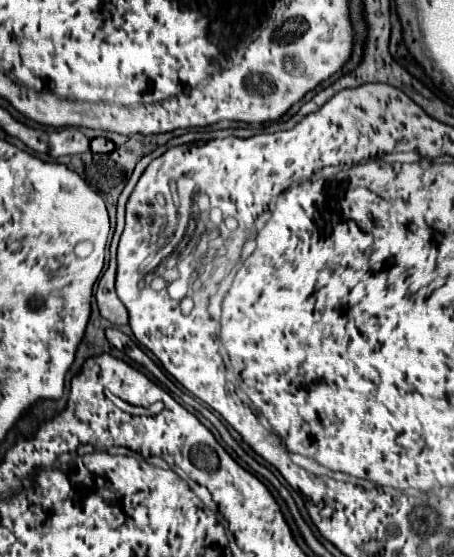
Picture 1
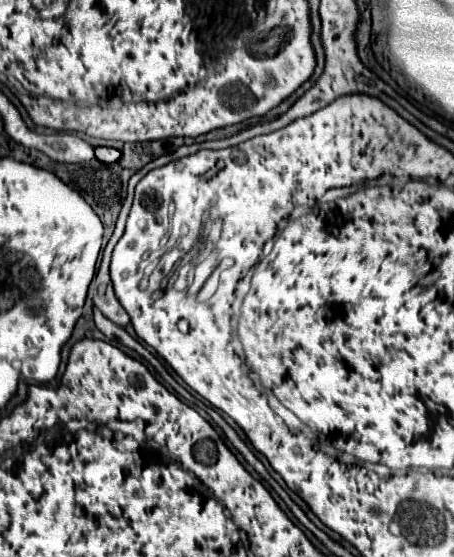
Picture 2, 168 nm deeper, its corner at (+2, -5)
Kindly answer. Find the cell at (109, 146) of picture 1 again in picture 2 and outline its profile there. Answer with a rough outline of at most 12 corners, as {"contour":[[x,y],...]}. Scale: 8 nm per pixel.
{"contour":[[95,147],[95,157],[103,163],[119,161],[121,151]]}

